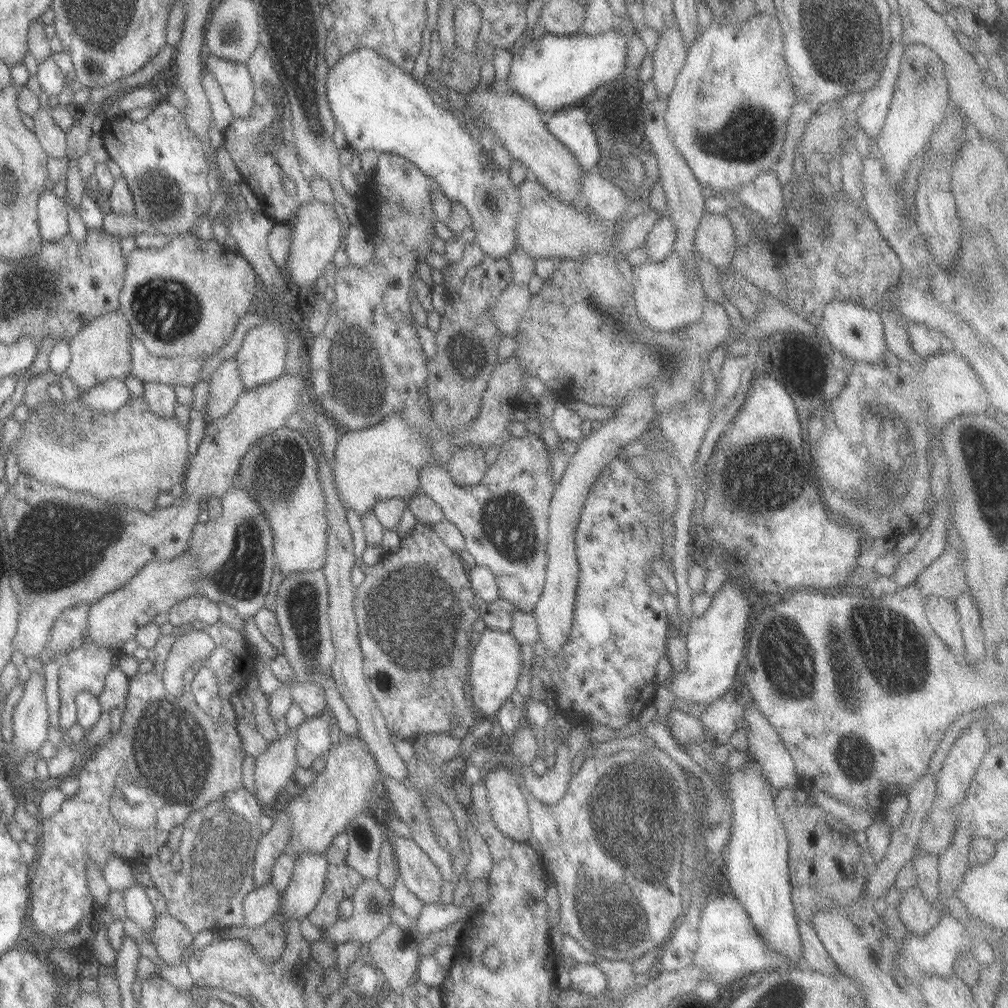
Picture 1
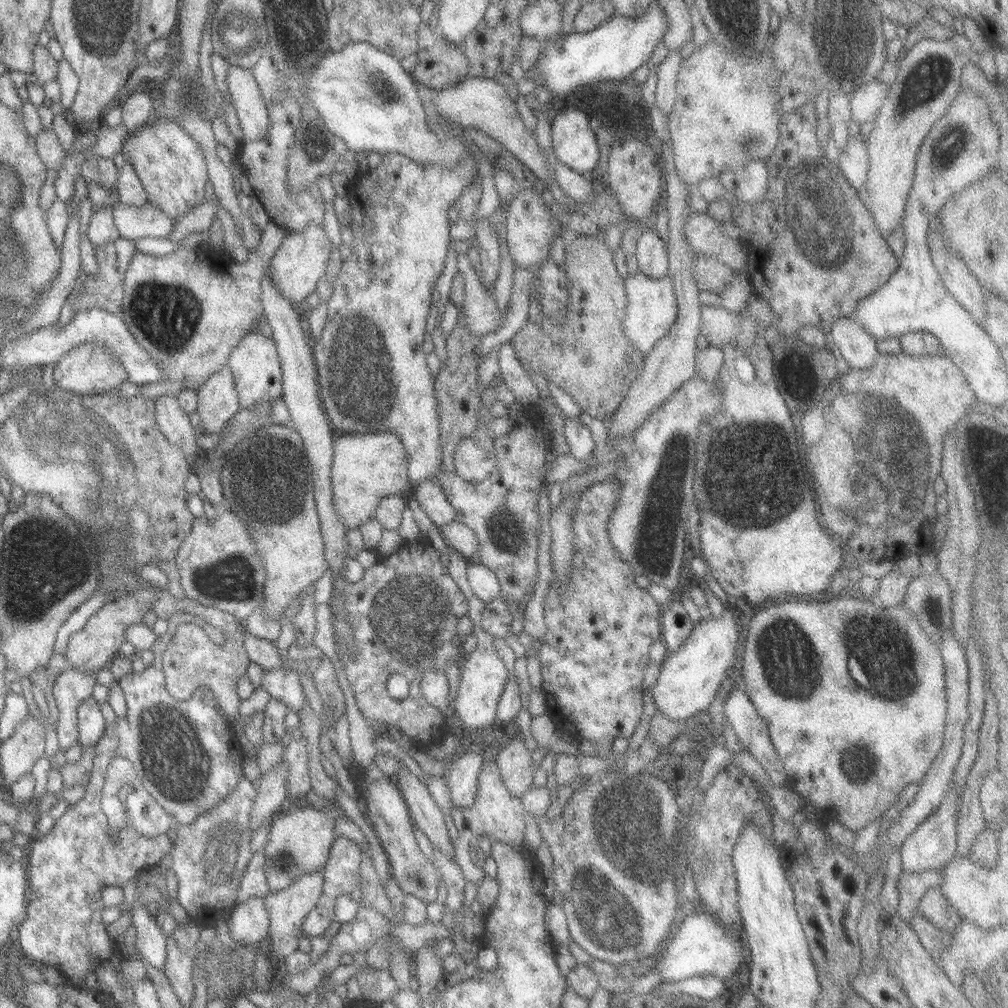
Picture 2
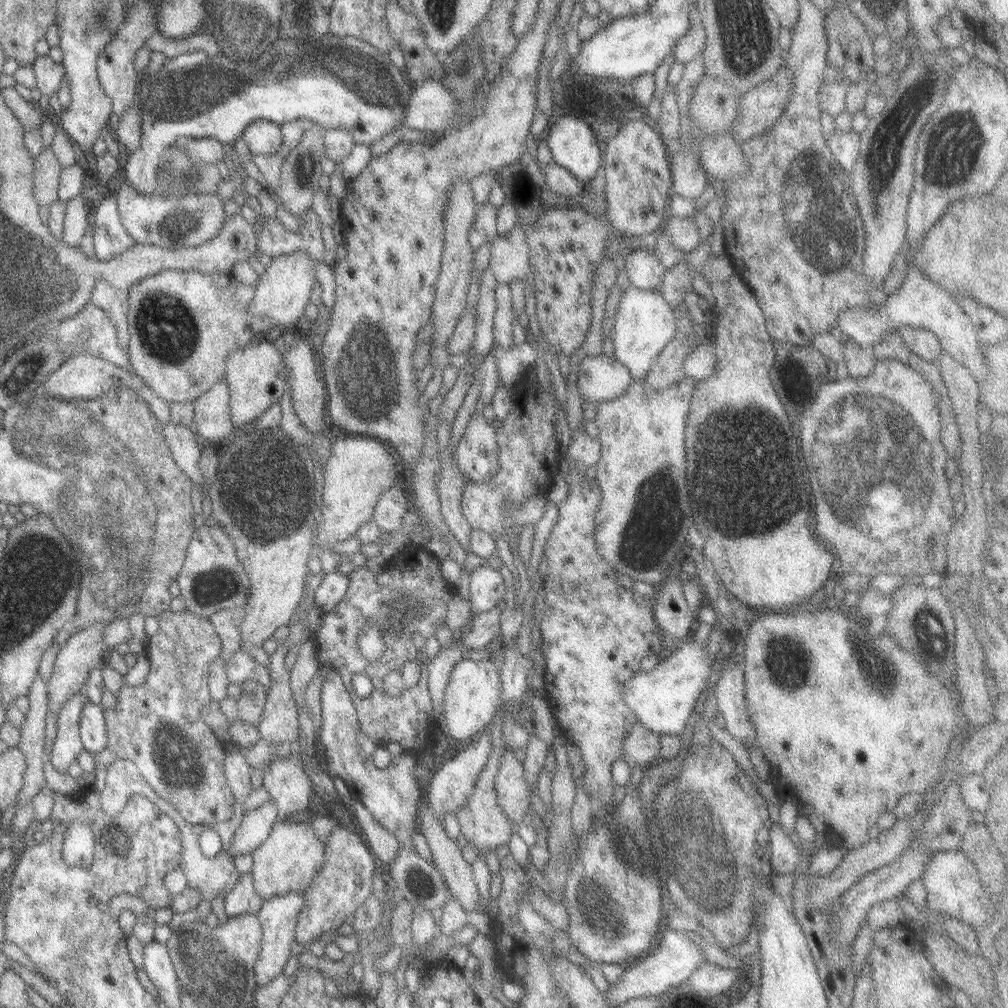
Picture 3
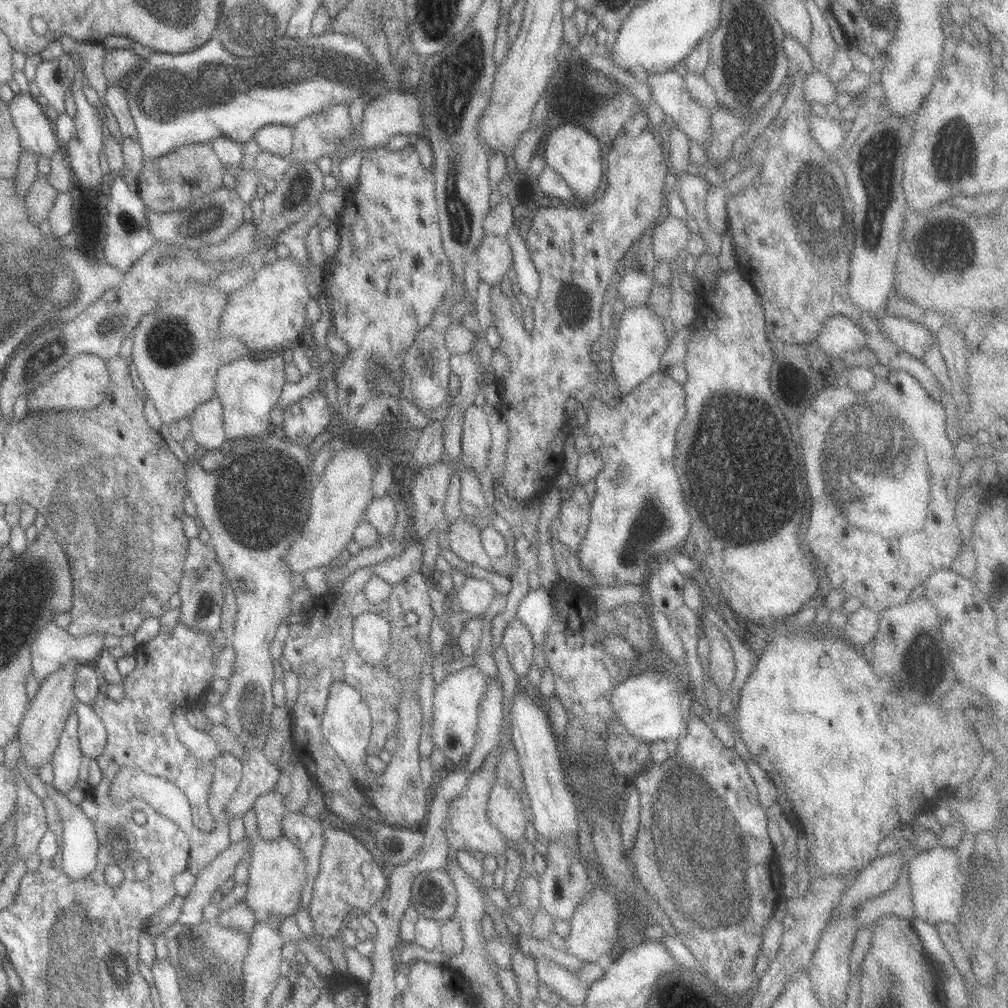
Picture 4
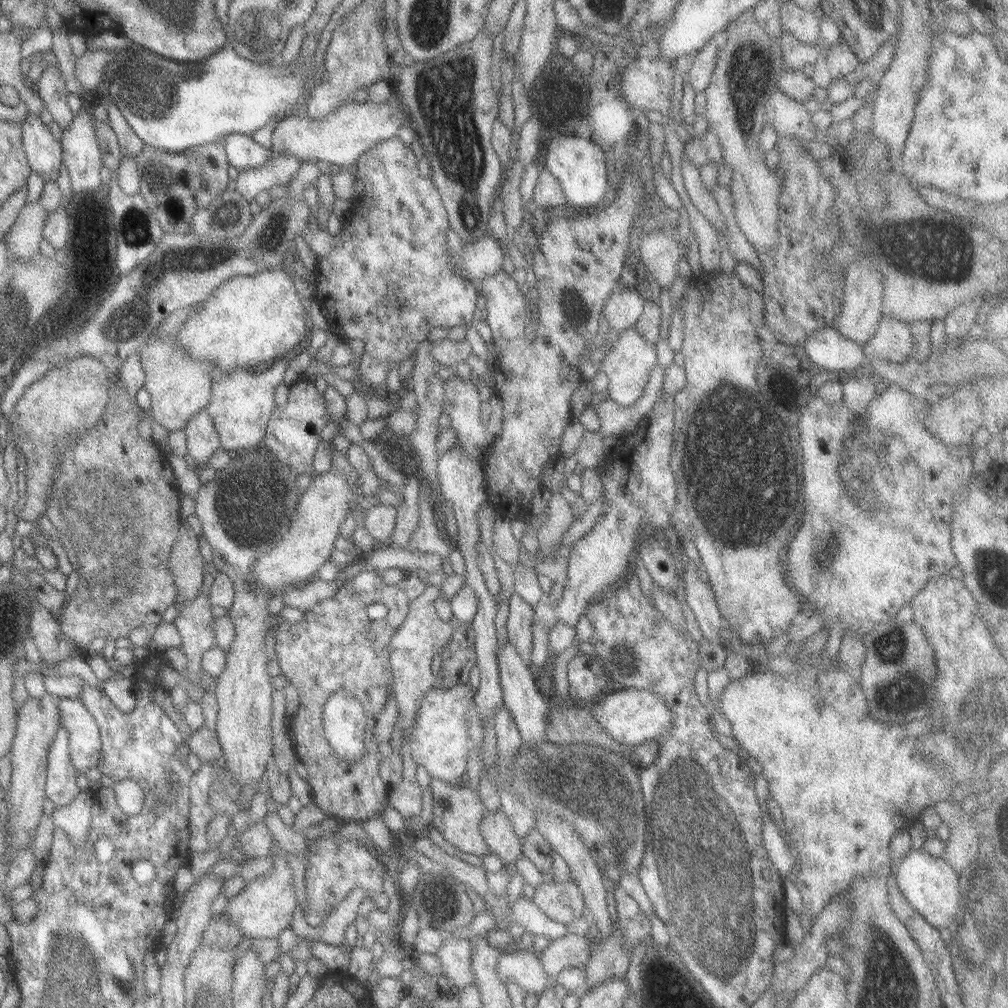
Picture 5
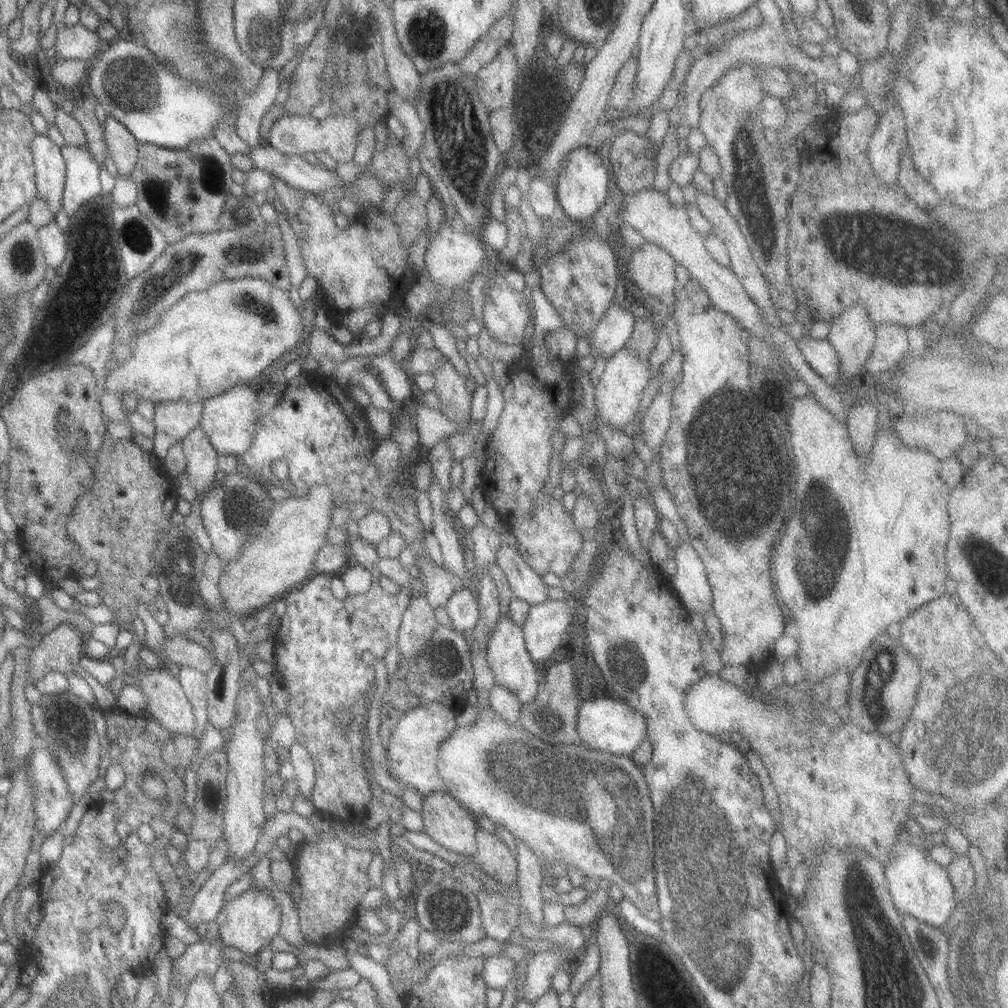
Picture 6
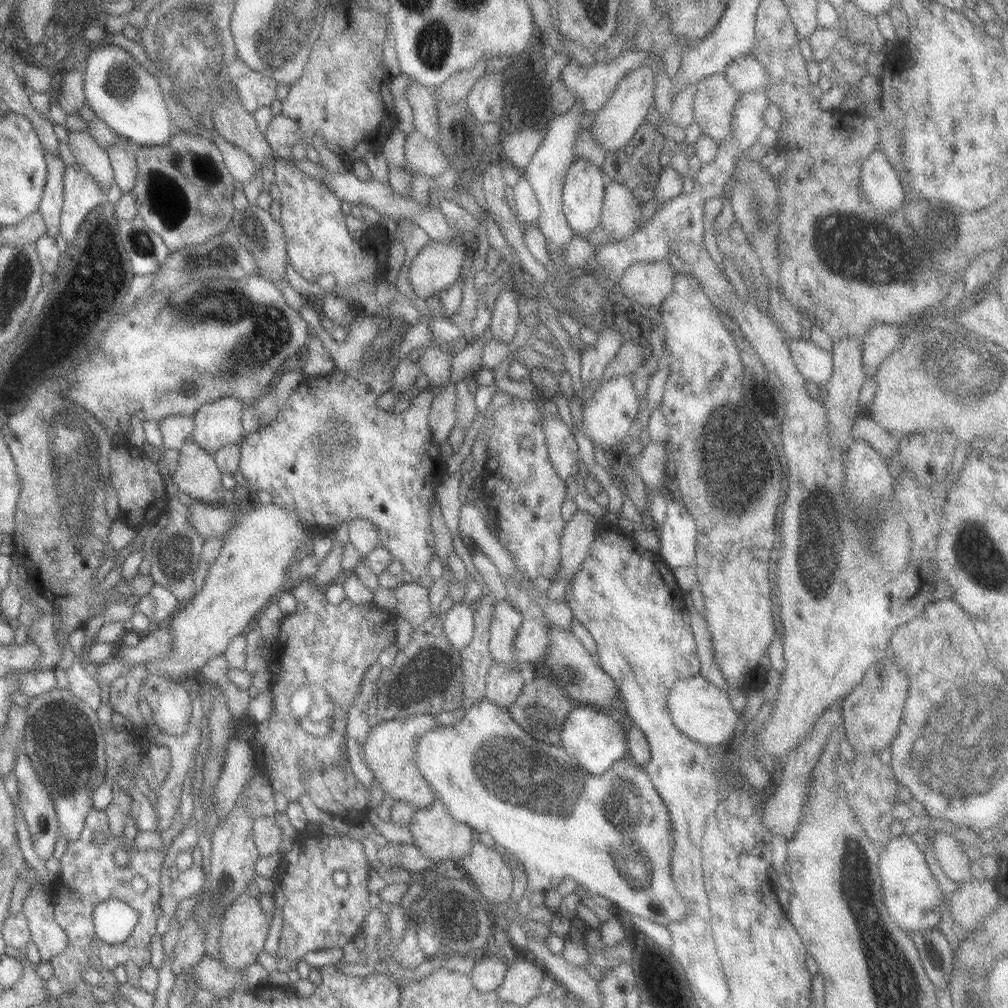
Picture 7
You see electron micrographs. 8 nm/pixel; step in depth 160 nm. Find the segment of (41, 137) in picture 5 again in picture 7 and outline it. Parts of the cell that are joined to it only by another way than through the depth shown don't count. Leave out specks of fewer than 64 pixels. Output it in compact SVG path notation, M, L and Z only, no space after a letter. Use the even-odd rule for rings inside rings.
M44 150L44 161L47 172L45 185L38 201L38 213L41 215L45 225L45 233L56 237L62 209L62 177L64 165L57 156L49 154Z

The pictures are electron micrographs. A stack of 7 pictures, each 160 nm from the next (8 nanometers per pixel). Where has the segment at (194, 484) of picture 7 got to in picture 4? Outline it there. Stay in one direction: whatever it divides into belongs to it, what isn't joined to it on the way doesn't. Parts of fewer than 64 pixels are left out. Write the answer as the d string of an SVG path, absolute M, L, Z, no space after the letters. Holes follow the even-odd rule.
M213 396L196 406L188 416L190 422L189 435L197 444L198 453L215 450L221 446L225 438L221 415L220 402Z

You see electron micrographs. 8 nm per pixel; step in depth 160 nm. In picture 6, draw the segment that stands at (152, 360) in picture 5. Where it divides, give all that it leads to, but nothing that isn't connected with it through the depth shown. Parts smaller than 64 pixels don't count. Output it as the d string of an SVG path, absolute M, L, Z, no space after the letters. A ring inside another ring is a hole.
M173 400L171 402L158 402L154 405L154 437L152 453L155 457L160 460L167 454L167 450L171 448L171 445L176 442L181 442L187 435L188 432L198 426L198 422L200 419L200 414L202 411L202 402L194 402L191 404L190 402L185 402L184 400Z

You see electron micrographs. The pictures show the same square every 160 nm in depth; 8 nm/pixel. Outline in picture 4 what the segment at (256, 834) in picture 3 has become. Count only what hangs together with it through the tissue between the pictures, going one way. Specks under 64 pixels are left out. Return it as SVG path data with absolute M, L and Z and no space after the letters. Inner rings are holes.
M248 837L229 844L225 850L215 855L215 858L196 872L194 881L184 896L180 913L176 919L183 927L197 926L203 922L203 908L211 904L212 894L218 890L225 880L231 880L234 868L244 858Z

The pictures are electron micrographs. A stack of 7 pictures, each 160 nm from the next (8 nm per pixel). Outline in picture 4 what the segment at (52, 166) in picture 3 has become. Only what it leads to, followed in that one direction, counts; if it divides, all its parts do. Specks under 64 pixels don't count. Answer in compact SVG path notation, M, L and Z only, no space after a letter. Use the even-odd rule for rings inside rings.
M35 176L35 181L31 183L23 198L28 219L33 224L39 225L47 218L57 195L57 191L47 183L47 178Z

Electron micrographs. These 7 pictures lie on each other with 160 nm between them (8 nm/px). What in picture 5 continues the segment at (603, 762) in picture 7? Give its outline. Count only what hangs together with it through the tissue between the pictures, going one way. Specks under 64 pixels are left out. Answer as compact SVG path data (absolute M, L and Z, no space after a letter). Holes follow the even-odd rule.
M609 688L588 709L600 729L620 746L634 747L650 740L655 741L667 732L671 722L669 711L660 696L642 688Z

